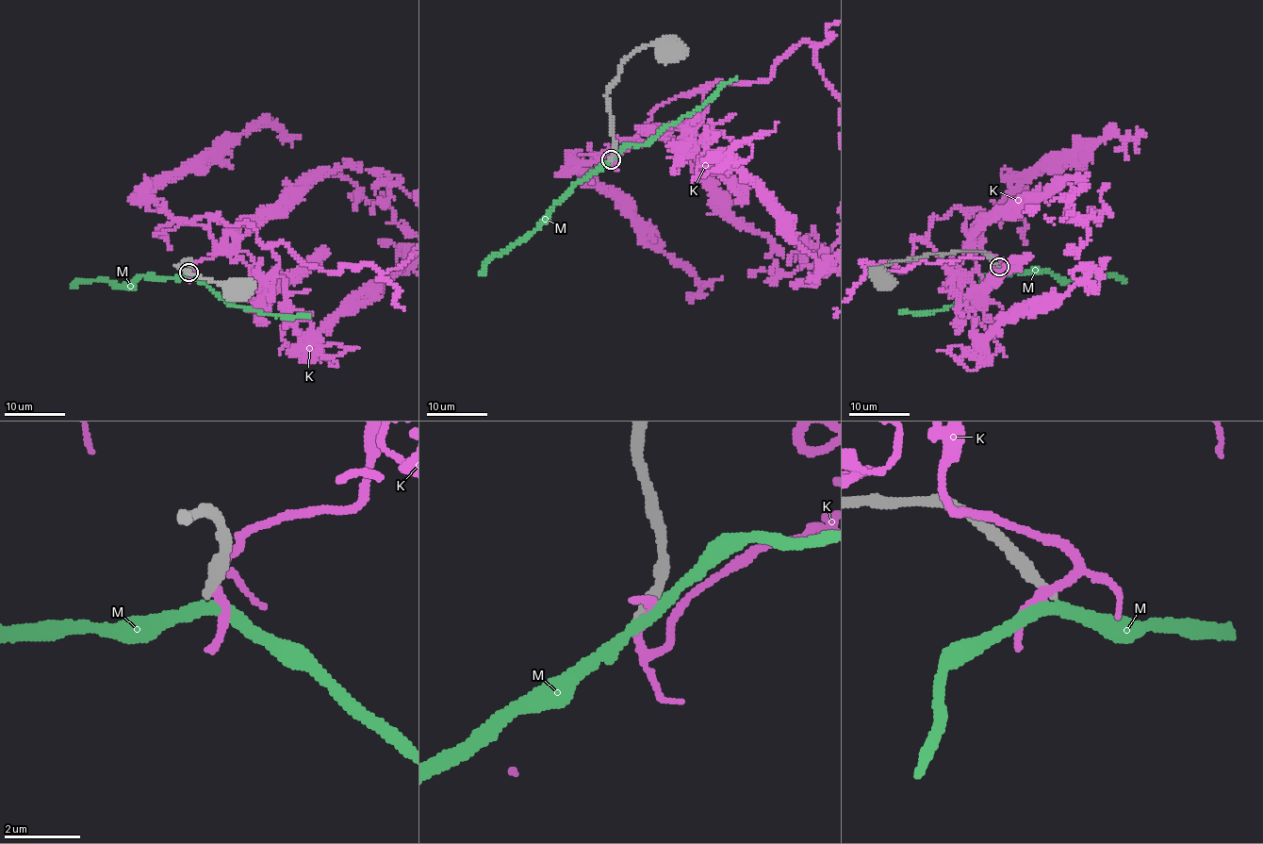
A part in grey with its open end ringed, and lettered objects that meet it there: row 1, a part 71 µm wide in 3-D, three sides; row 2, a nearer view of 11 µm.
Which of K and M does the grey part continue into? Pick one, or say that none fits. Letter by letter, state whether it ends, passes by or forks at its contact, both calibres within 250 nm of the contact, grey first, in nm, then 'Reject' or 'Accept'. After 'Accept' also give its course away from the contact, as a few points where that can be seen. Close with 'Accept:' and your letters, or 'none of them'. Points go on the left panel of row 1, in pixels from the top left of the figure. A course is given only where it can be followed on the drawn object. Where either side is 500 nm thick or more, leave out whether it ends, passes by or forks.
K: It passes by. Thickness 320 nm (grey) against 240 nm. Reject
M: It passes by. Thickness 280 nm (grey) against 320 nm. Reject
Accept: none of them

